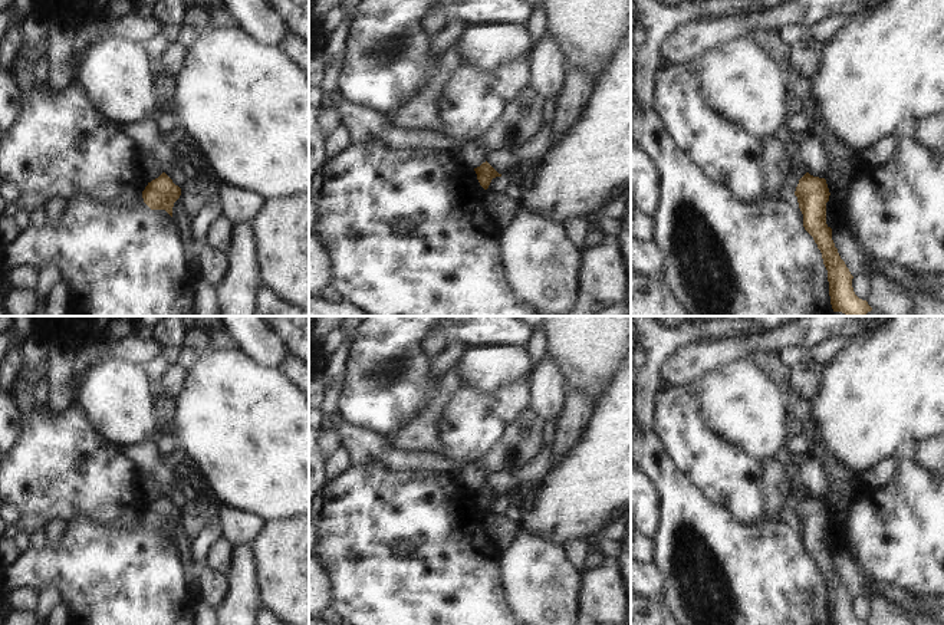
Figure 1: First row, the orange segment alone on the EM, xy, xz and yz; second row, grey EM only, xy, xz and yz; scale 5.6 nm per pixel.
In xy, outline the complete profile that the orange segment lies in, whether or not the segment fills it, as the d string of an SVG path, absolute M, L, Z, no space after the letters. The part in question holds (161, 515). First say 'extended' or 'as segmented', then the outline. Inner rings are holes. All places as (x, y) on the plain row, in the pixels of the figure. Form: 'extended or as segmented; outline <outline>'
as segmented; outline M162 494L158 500L148 504L142 513L144 524L151 532L165 532L172 539L174 524L180 520L181 510Z

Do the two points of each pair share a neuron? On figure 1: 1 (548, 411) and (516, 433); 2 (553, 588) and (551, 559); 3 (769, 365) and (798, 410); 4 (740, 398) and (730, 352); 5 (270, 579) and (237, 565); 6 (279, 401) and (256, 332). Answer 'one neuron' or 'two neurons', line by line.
1: two neurons
2: one neuron
3: one neuron
4: two neurons
5: two neurons
6: two neurons

